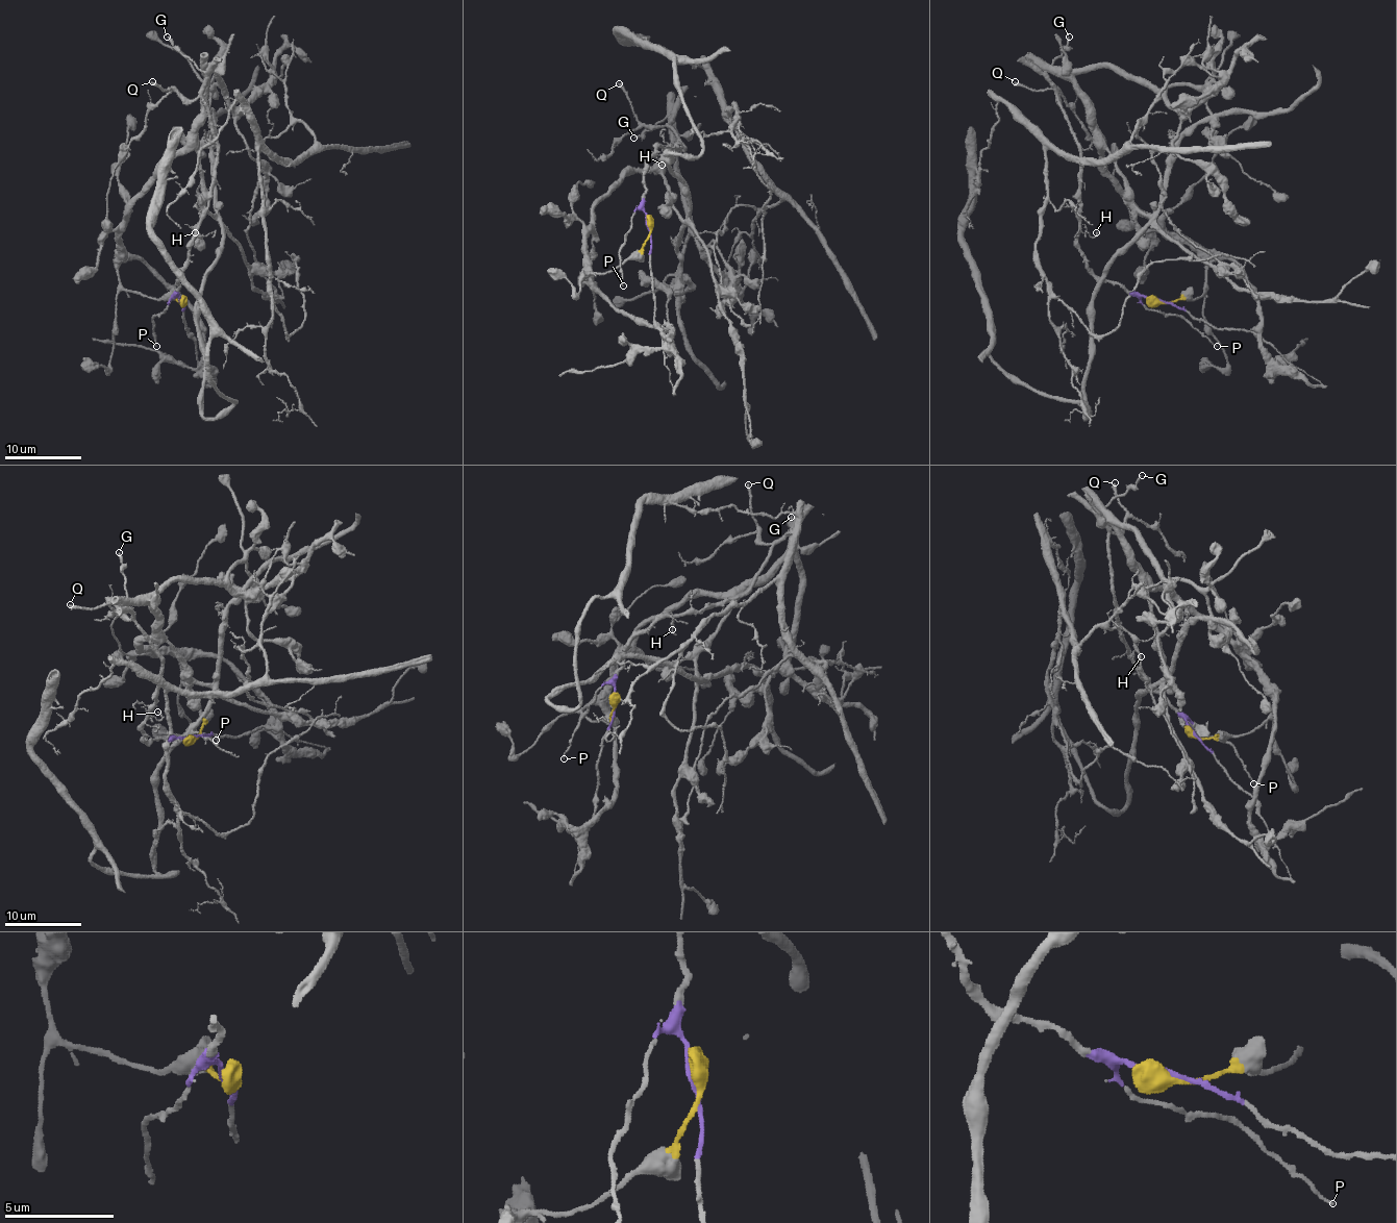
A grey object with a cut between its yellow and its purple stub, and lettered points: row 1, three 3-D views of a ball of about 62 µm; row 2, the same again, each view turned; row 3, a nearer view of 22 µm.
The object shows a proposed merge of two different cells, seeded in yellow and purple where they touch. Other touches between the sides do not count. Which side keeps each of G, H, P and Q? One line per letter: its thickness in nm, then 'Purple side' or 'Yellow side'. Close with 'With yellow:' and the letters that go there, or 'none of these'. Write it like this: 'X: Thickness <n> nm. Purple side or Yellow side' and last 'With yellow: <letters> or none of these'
G: Thickness 240 nm. Purple side
H: Thickness 80 nm. Purple side
P: Thickness 100 nm. Purple side
Q: Thickness 300 nm. Purple side
With yellow: none of these

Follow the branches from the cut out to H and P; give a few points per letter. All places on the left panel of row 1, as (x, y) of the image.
H: (182, 301), (176, 295), (178, 274), (185, 267), (192, 238), (196, 233), (201, 238), (196, 231)
P: (182, 301), (176, 297), (153, 319), (157, 346)

